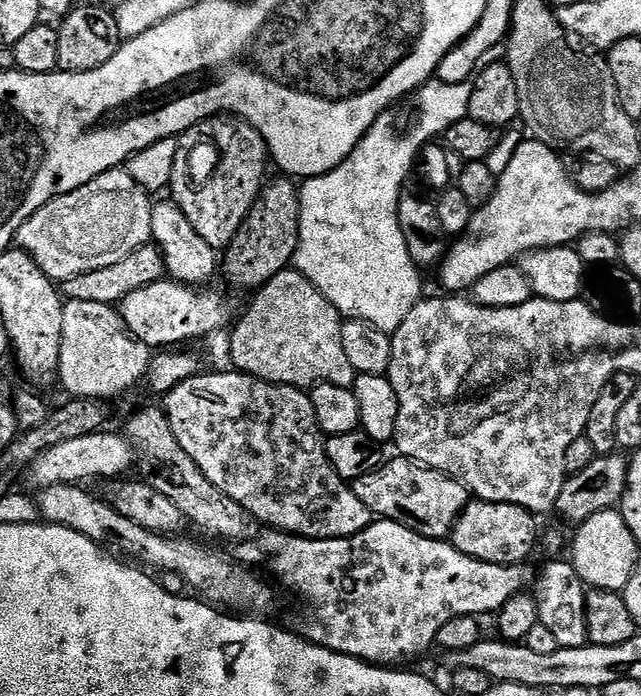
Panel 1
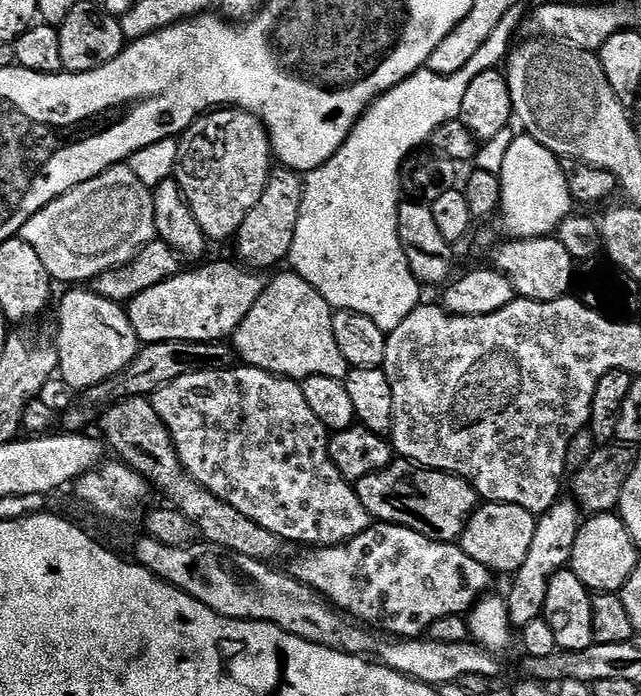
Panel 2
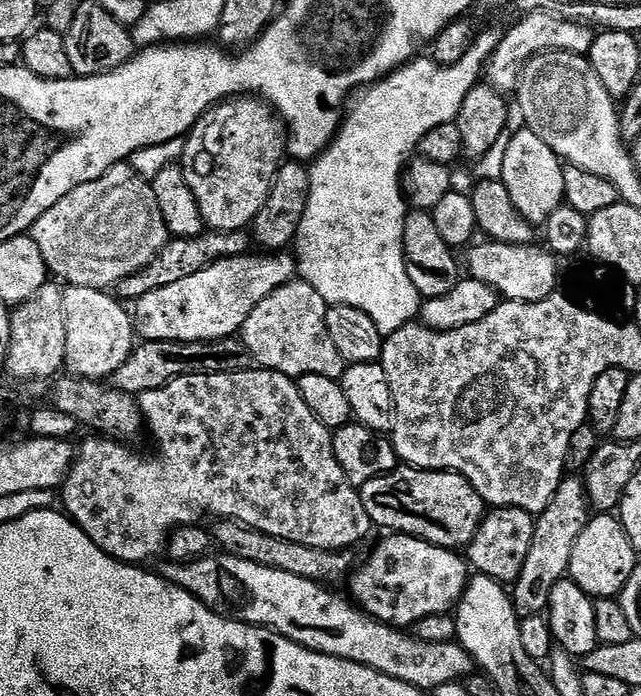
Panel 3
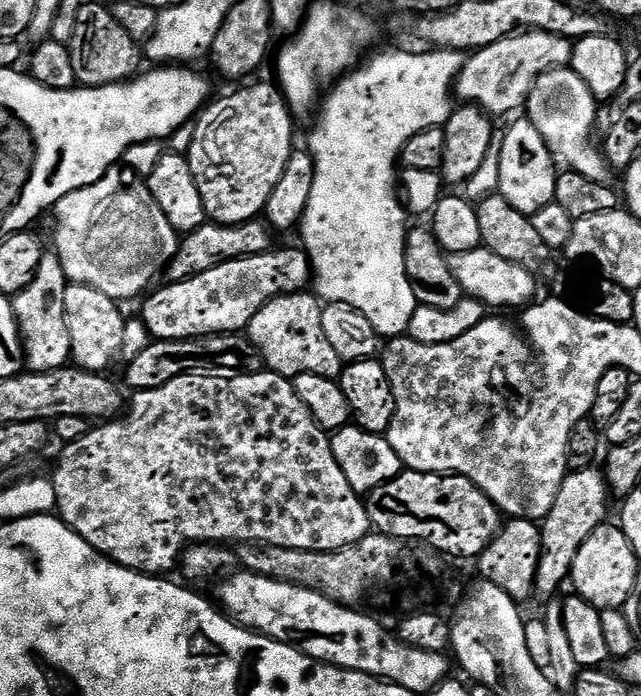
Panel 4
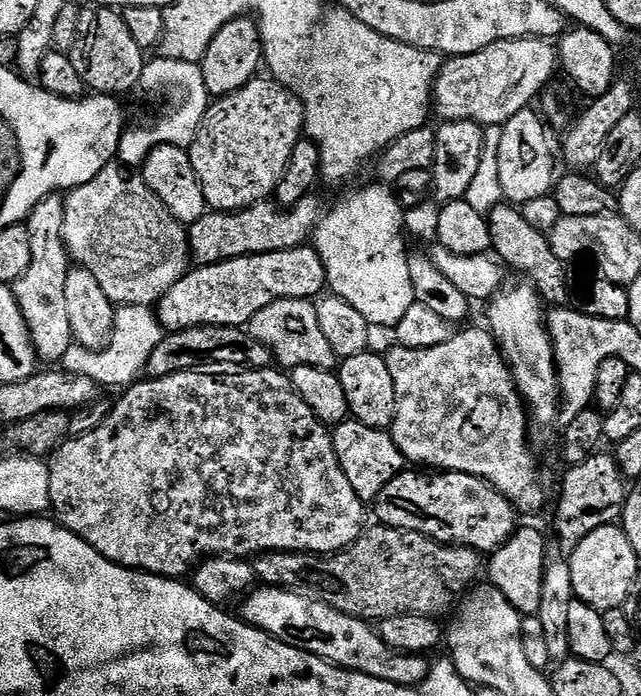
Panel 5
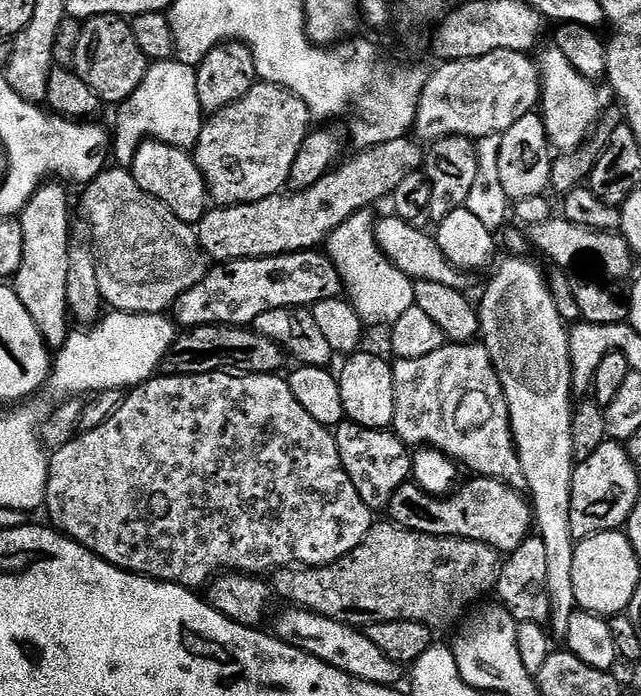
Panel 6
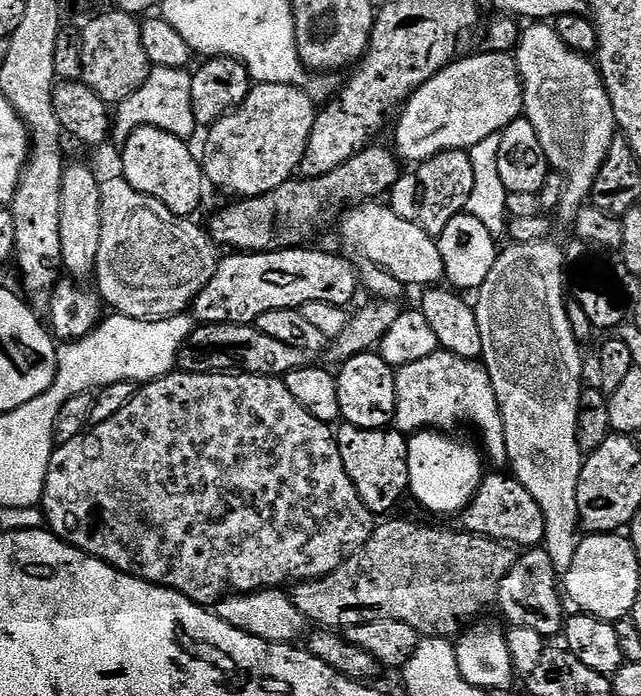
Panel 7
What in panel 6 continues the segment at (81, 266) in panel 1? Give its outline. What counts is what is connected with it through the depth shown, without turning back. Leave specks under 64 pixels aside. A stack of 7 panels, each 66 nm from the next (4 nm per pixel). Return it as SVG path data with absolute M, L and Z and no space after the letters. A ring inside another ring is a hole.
M108 166L88 181L84 192L84 216L92 227L92 248L96 251L94 263L98 286L104 303L117 312L167 313L177 298L190 290L207 274L210 261L200 250L193 225L182 222L158 198L146 194L134 182L131 171L124 166Z

